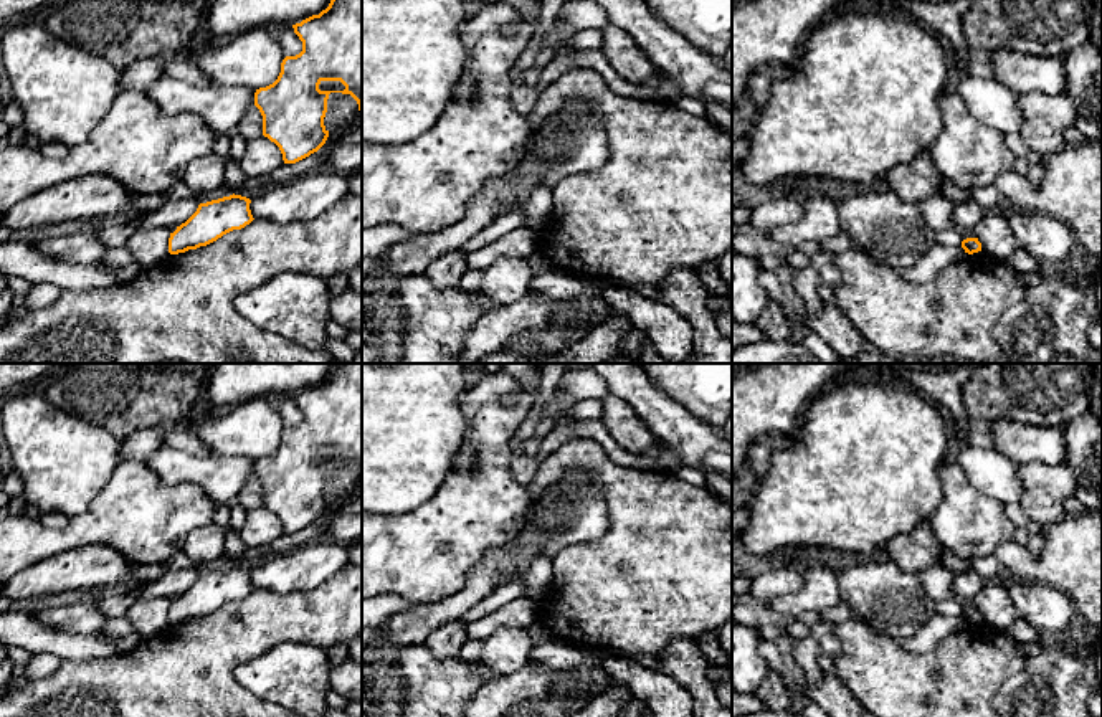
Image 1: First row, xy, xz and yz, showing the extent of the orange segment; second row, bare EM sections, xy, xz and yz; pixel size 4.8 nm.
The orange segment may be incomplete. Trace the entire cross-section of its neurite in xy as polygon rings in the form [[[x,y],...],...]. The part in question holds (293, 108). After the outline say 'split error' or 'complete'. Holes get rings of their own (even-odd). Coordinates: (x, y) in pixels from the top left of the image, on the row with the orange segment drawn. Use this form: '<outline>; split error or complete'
[[[330,0],[319,15],[292,28],[302,51],[286,56],[278,79],[254,93],[263,135],[279,147],[284,164],[296,164],[325,144],[330,93],[350,94],[362,112],[362,0]],[[322,81],[340,81],[345,89],[321,91]]]; complete

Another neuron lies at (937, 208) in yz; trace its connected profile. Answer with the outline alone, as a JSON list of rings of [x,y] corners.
[[[933,195],[917,203],[919,210],[924,213],[927,221],[935,231],[955,230],[962,241],[967,238],[976,238],[975,231],[970,228],[955,226],[952,223],[952,205],[943,195]]]

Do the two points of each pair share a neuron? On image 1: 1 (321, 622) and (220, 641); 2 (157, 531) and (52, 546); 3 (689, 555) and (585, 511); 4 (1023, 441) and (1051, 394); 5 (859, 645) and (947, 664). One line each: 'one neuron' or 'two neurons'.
1: one neuron
2: one neuron
3: two neurons
4: two neurons
5: one neuron

